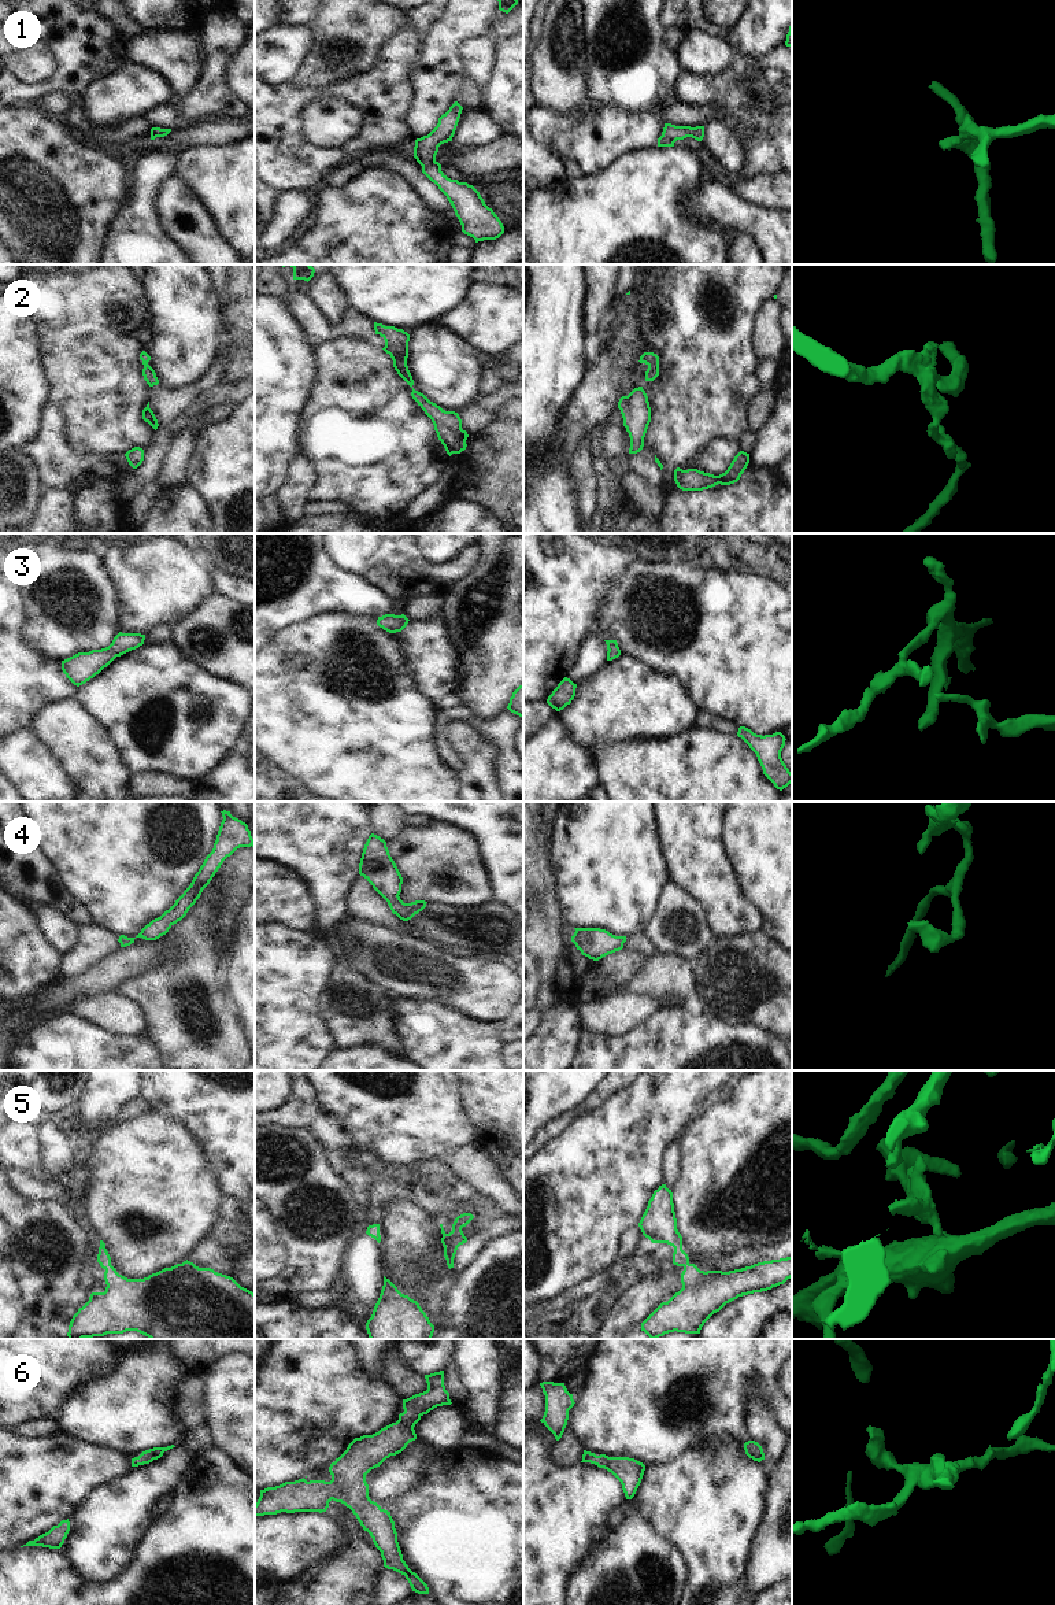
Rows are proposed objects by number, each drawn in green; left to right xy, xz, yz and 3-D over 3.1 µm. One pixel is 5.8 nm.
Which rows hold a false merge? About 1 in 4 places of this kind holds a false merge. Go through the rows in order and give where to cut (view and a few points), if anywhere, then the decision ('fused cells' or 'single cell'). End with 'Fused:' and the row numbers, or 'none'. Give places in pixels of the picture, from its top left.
1: no cut; single cell
2: no cut; single cell
3: no cut; single cell
4: no cut; single cell
5: no cut; single cell
6: no cut; single cell
Fused: none

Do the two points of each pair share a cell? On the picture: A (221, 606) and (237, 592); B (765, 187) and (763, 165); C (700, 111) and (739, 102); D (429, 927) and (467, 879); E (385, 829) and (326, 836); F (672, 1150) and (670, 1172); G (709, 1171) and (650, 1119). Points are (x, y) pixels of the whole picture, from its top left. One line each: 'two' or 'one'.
A: two
B: two
C: two
D: two
E: two
F: one
G: two

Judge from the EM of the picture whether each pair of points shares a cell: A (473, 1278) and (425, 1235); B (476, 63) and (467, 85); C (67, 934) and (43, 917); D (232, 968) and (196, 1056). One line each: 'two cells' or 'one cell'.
A: two cells
B: two cells
C: one cell
D: two cells

